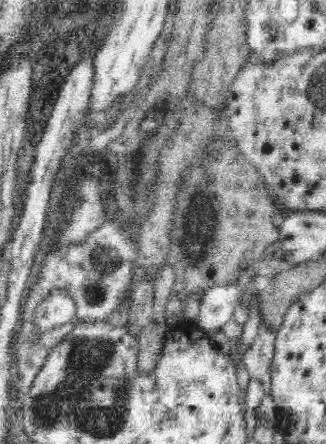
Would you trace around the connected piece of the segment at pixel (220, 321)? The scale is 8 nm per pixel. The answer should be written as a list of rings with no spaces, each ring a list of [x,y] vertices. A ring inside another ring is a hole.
[[[237,283],[216,285],[206,289],[200,299],[199,314],[194,328],[204,332],[221,329],[233,319],[234,308],[242,304],[245,289]]]

